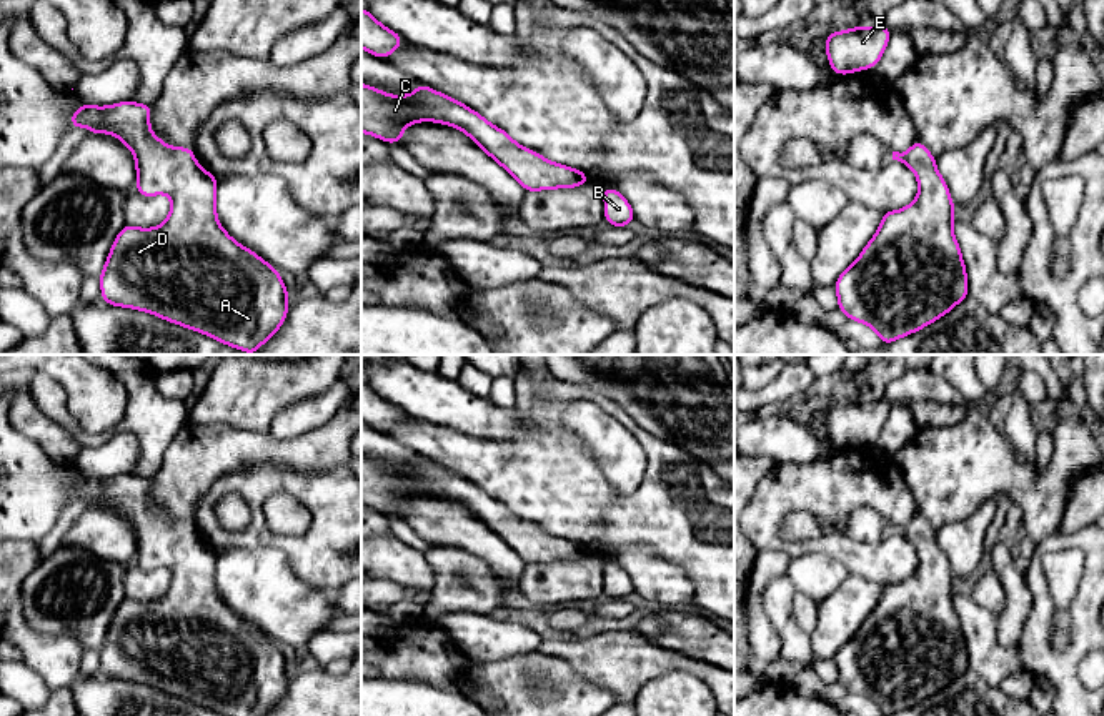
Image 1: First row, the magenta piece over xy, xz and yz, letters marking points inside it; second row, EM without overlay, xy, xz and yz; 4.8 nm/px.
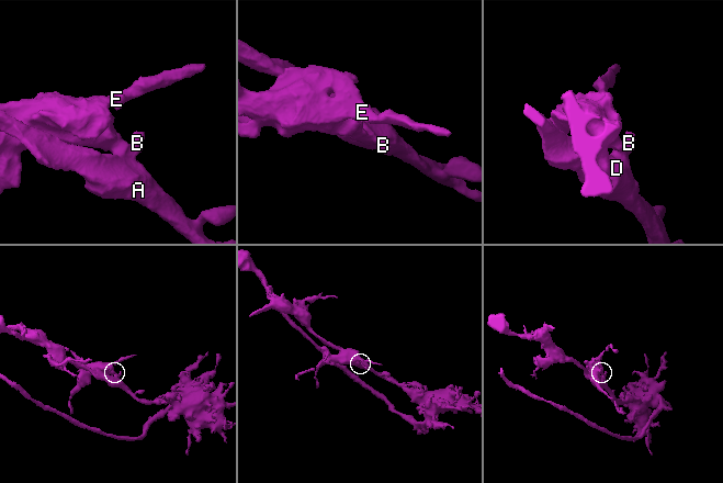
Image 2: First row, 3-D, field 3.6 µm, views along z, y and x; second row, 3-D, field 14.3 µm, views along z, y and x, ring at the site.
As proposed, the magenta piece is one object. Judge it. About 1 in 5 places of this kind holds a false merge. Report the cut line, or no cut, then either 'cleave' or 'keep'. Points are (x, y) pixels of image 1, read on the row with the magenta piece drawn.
cut none; keep

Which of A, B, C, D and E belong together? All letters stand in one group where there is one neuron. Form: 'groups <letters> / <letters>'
groups A B C D E

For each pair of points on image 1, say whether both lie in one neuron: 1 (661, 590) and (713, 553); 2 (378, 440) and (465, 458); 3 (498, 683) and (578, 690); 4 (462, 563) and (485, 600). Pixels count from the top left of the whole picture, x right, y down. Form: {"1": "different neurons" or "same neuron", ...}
{"1": "different neurons", "2": "different neurons", "3": "same neuron", "4": "same neuron"}

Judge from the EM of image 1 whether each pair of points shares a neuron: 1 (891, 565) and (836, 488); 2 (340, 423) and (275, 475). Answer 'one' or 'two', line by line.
1: one
2: two

